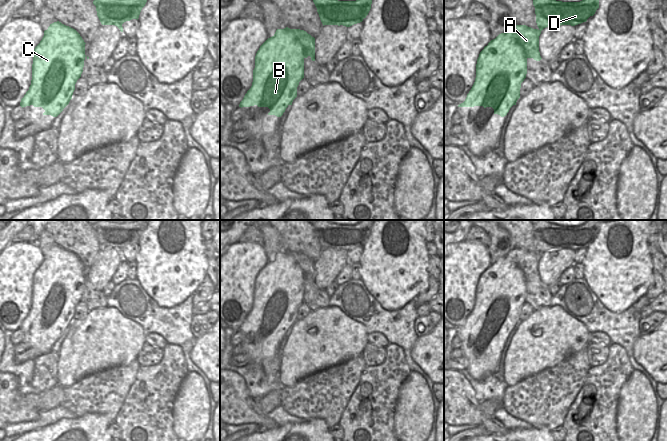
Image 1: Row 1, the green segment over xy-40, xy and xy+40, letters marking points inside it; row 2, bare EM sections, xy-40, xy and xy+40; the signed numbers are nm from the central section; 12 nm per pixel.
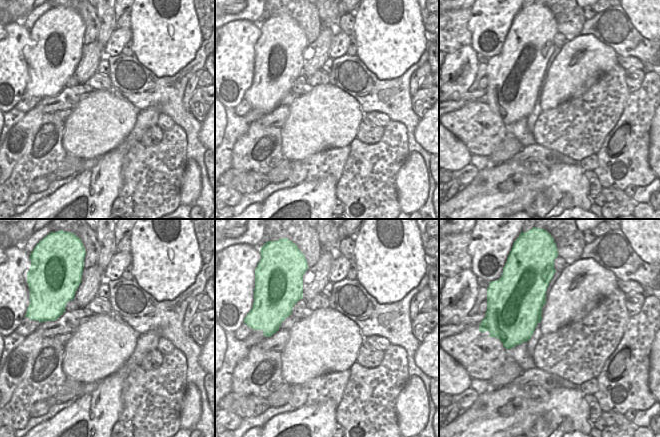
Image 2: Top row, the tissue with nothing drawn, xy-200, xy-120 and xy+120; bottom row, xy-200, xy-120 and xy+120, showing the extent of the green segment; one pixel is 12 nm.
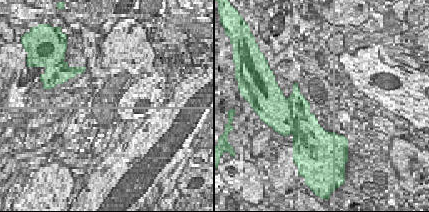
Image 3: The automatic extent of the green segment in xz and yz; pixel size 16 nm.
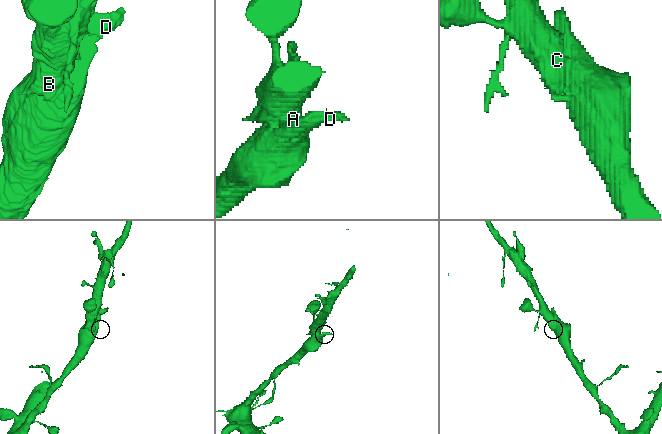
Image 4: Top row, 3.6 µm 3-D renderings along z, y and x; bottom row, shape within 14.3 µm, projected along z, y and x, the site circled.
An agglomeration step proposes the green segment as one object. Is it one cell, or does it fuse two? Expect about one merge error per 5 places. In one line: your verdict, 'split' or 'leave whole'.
leave whole

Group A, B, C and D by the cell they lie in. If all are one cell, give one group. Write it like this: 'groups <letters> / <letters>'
groups A B C D

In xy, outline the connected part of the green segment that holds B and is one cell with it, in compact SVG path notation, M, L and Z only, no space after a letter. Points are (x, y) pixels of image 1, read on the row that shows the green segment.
M277 29L259 48L255 56L253 82L239 107L268 107L268 115L281 117L297 97L297 87L304 78L304 59L308 56L315 61L315 38L304 30Z

